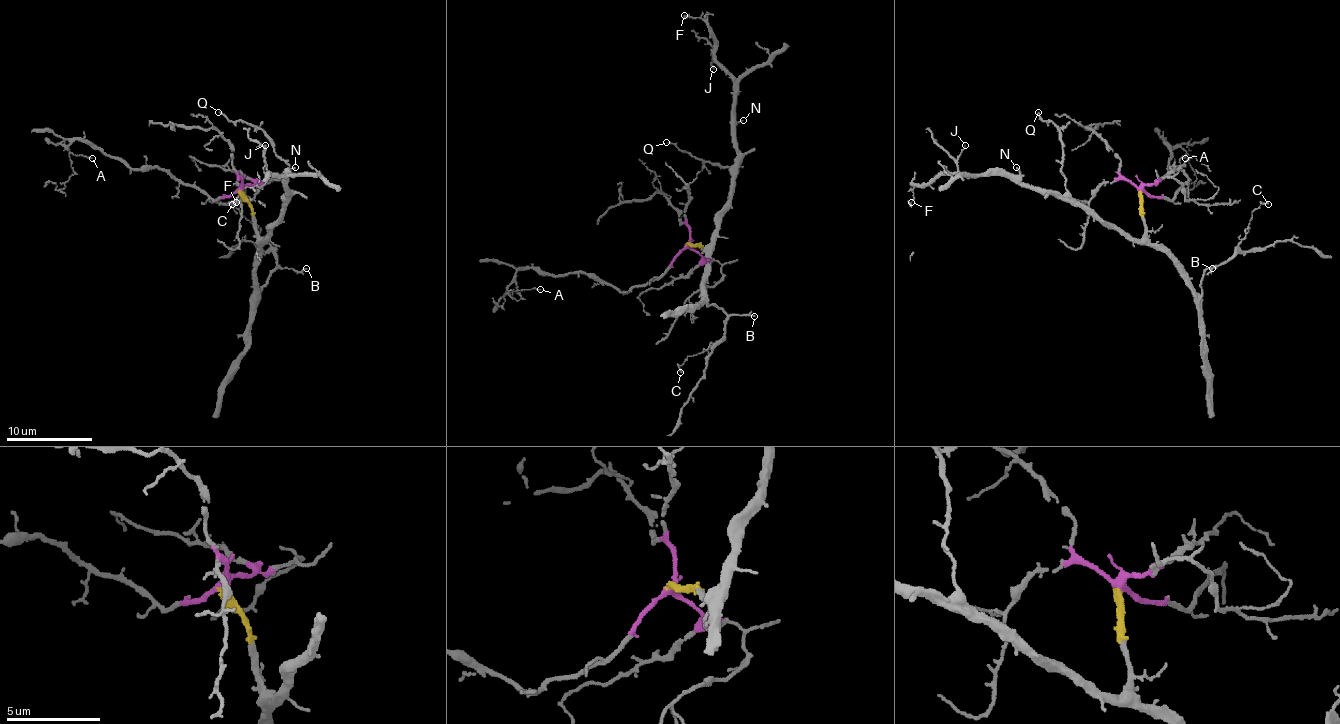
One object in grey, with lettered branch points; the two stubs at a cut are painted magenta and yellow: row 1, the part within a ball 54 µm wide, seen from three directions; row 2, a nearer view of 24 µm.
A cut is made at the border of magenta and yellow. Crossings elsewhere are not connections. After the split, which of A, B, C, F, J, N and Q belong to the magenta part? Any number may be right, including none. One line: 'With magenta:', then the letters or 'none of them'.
With magenta: A

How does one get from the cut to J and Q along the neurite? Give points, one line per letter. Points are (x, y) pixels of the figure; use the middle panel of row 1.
J: (687, 244), (705, 248), (713, 239), (730, 194), (737, 158), (732, 79), (715, 62), (711, 64), (713, 68)
Q: (687, 244), (700, 248), (709, 244), (722, 207), (728, 201), (737, 164), (722, 167), (666, 143)

